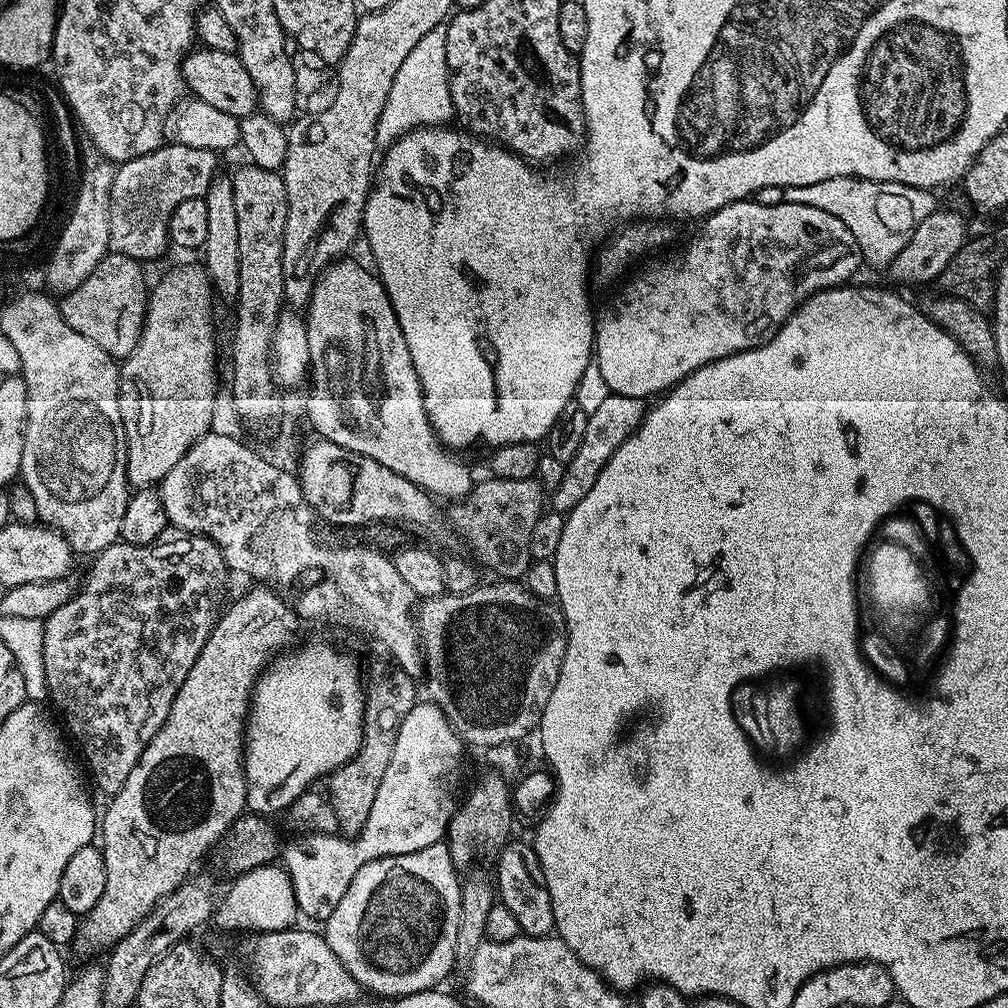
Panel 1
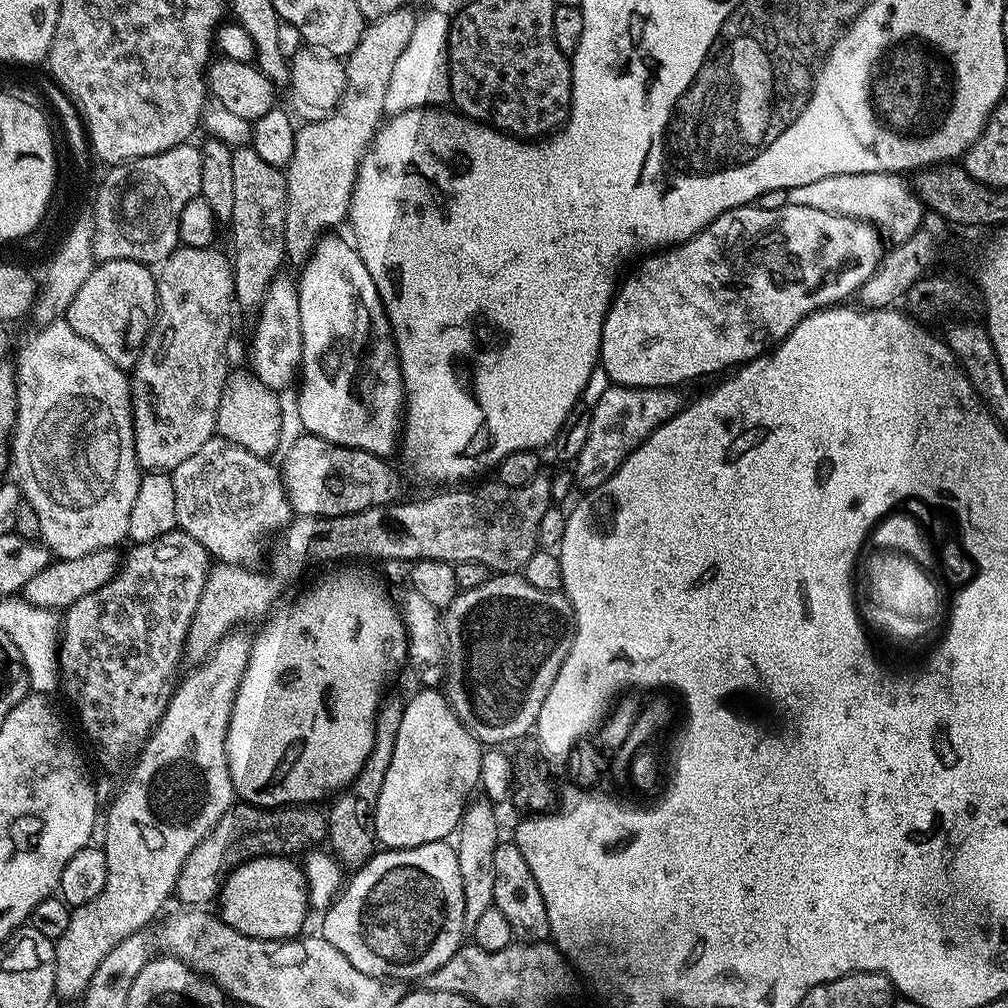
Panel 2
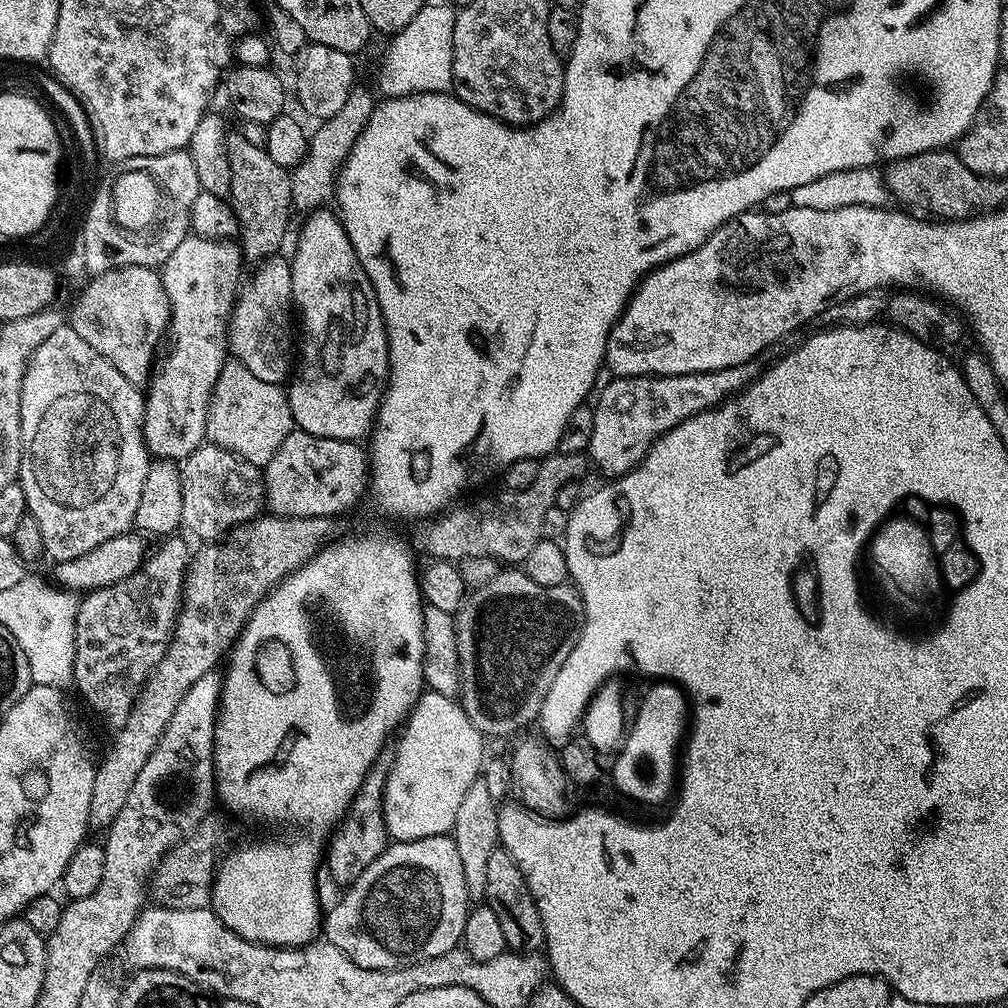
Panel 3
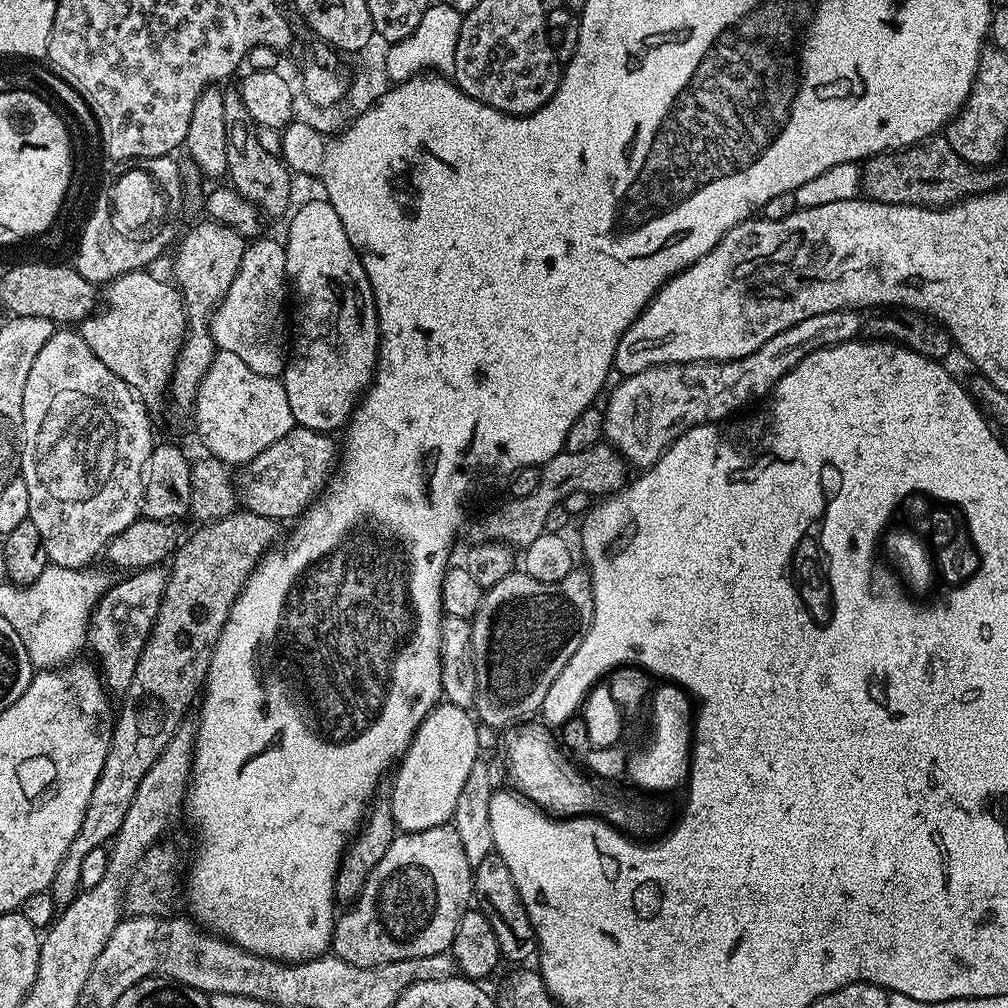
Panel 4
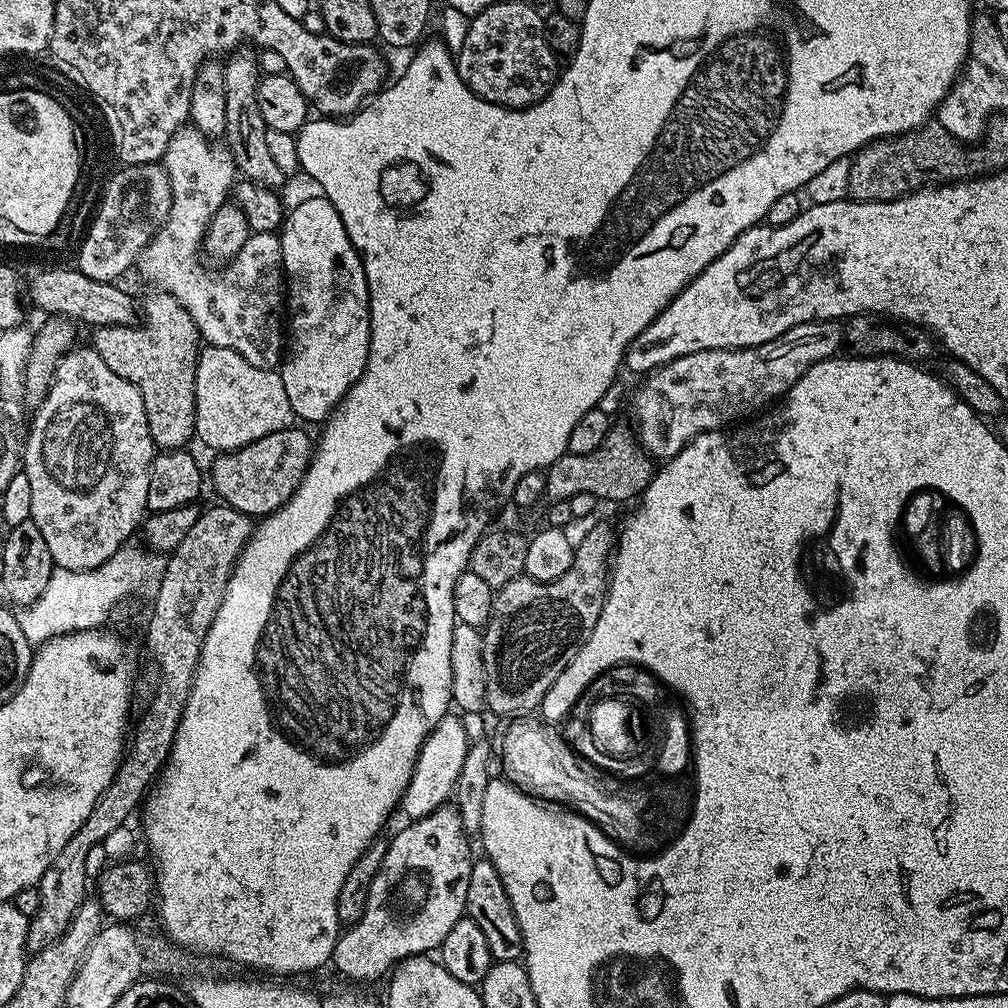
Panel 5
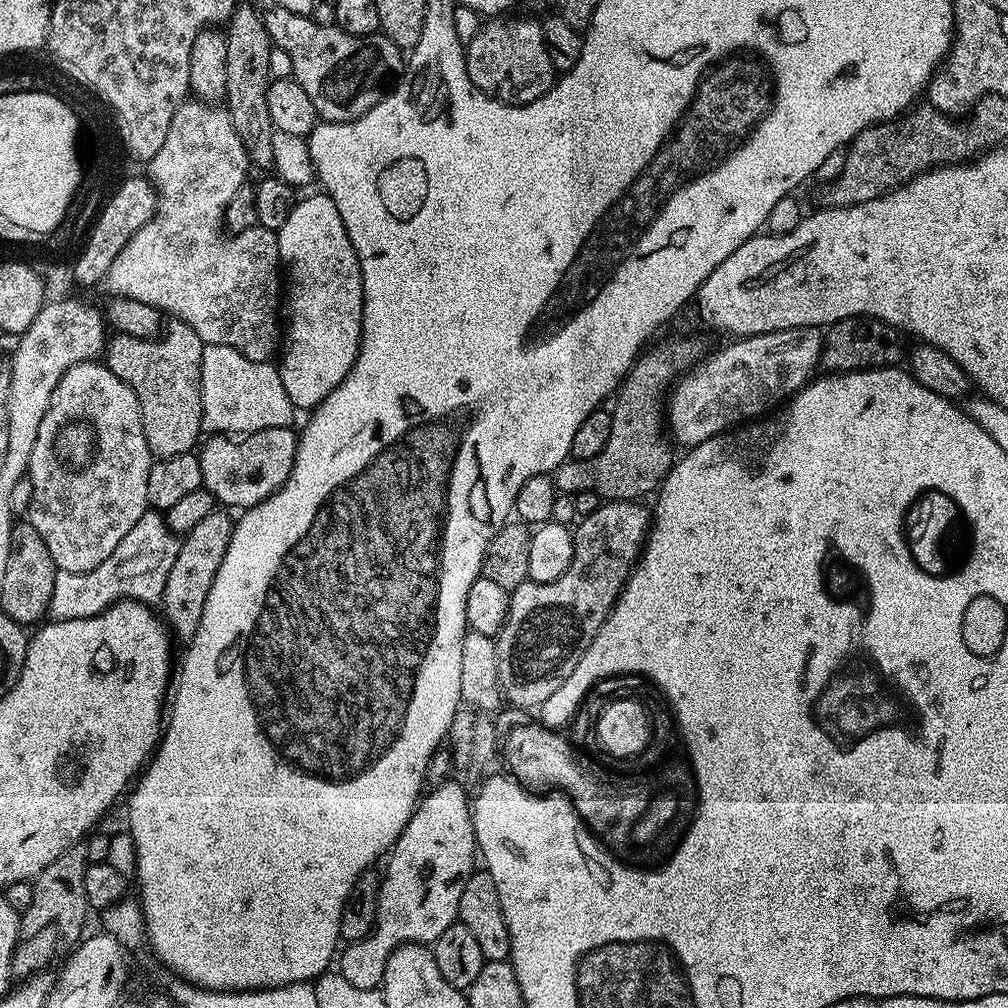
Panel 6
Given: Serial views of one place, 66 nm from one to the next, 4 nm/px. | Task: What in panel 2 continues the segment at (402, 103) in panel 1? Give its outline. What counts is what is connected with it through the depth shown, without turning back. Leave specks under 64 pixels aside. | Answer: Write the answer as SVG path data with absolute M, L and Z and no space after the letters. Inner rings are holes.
M432 10L417 19L414 33L398 56L386 88L384 112L397 114L406 106L442 106L451 99L449 86L448 40L451 17Z

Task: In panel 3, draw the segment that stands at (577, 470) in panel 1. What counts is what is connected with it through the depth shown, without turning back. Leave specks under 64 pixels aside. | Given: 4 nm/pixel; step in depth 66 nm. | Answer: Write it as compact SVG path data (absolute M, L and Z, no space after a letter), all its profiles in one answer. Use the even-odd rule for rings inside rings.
M741 366L685 376L625 376L609 379L609 384L599 389L600 397L598 392L592 408L594 430L590 433L586 453L591 467L593 464L604 478L625 476L644 459L659 436L686 418L715 408L721 400L741 391L749 383L748 370Z

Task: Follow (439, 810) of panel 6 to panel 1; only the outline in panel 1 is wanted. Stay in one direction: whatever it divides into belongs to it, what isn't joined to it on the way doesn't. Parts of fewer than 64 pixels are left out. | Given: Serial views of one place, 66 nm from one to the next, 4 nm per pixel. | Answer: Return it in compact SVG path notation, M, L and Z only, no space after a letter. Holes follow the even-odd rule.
M439 842L410 854L398 854L394 857L384 857L381 860L370 861L368 865L362 866L355 874L353 880L350 882L349 889L346 890L346 894L342 895L342 900L335 907L334 912L330 914L328 920L323 921L322 935L325 942L330 946L330 950L334 950L338 962L342 962L342 966L358 981L365 993L373 992L376 996L399 998L409 996L410 994L418 994L419 992L430 992L437 986L443 985L440 983L451 974L452 968L455 969L457 967L454 942L458 942L460 885L462 880L460 876L459 878L456 877L456 871L458 871L458 868L453 861L447 843Z

